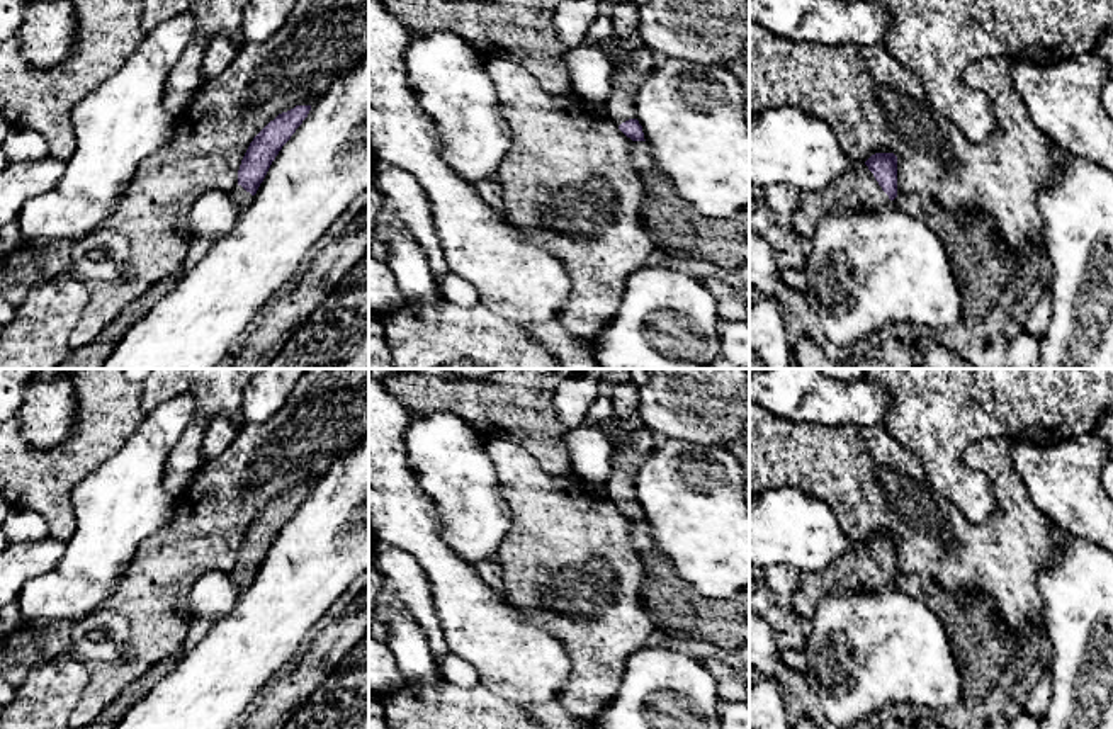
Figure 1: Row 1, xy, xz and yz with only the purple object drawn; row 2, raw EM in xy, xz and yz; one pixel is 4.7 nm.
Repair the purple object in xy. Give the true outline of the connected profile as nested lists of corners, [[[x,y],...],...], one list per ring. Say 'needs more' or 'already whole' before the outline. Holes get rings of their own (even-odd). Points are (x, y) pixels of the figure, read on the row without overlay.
needs more; [[[296,486],[279,494],[253,518],[238,551],[238,566],[231,571],[238,591],[243,591],[251,583],[272,542],[308,498],[309,491],[311,486]]]

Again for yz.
needs more; [[[875,534],[858,549],[843,554],[833,564],[819,573],[800,573],[799,585],[795,593],[792,595],[792,602],[788,603],[794,613],[804,622],[804,629],[807,630],[807,622],[811,620],[819,602],[828,595],[845,595],[855,591],[858,588],[865,590],[880,590],[887,588],[897,578],[897,537],[894,534]]]

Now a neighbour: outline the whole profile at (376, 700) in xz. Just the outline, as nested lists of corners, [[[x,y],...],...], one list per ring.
[[[369,693],[369,729],[389,729],[384,715],[382,693]]]

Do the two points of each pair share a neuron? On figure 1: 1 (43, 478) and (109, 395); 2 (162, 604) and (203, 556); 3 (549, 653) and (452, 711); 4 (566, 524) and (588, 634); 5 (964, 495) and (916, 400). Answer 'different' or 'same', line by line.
1: same
2: same
3: different
4: same
5: same

